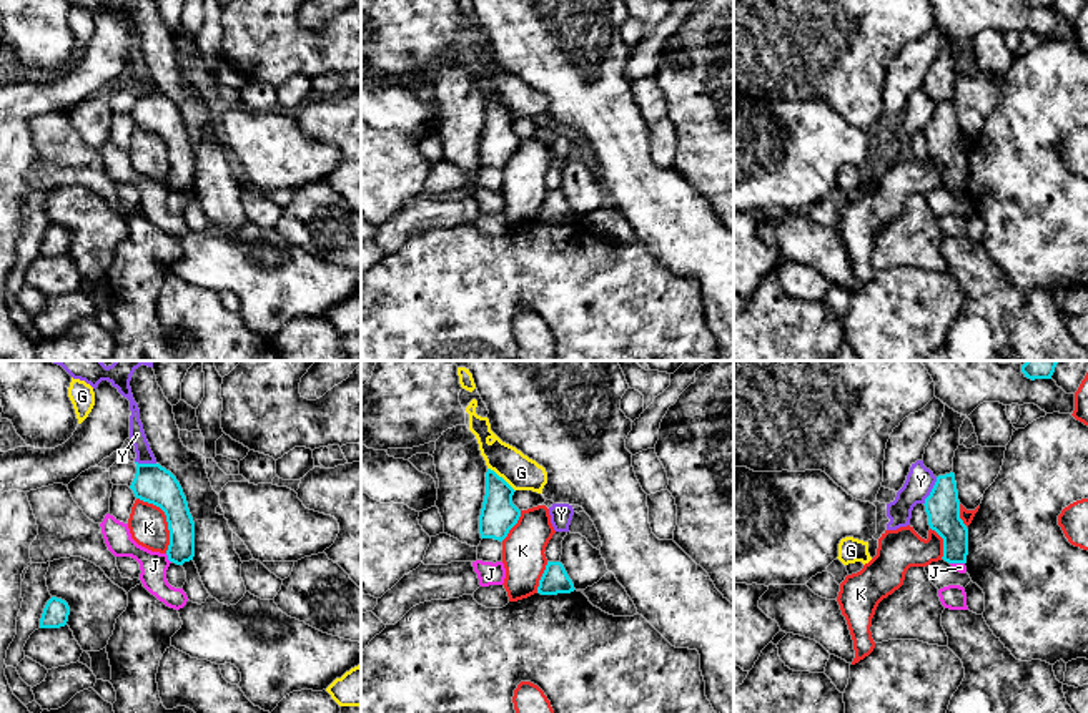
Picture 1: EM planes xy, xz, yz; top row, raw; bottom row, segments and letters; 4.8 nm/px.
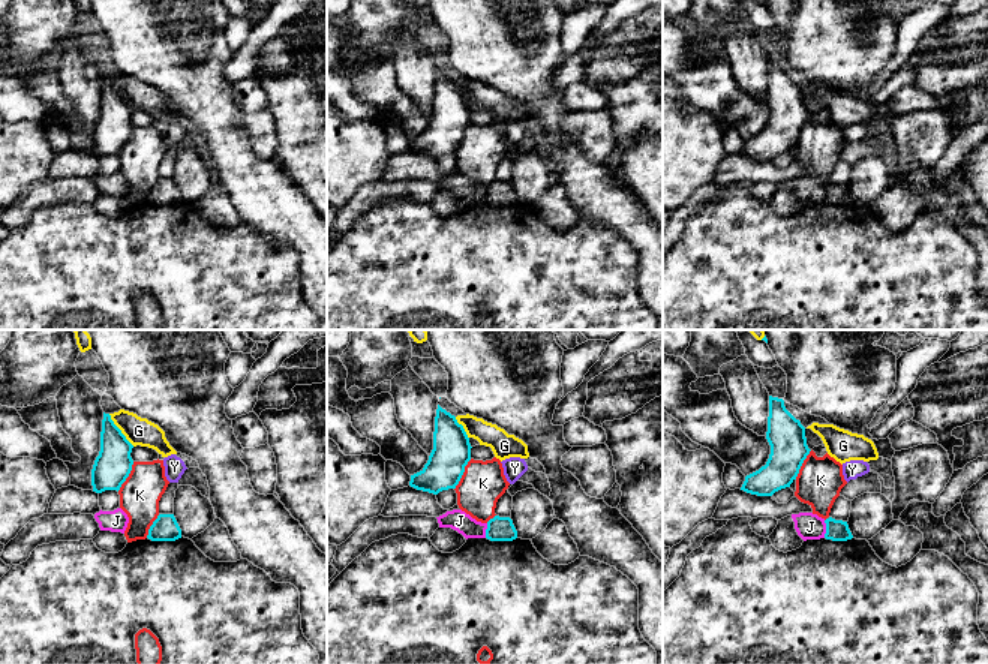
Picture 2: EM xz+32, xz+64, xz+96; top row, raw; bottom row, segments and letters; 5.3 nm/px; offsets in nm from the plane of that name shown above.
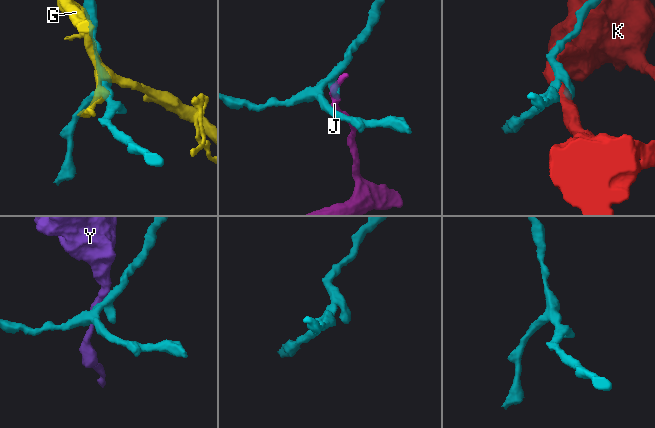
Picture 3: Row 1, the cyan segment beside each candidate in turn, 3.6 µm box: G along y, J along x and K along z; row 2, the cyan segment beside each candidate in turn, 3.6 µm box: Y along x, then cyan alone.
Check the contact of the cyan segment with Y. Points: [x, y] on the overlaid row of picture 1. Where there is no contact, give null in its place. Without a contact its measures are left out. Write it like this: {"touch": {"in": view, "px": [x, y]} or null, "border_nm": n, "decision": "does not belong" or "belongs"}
{"touch": {"in": "yz", "px": [932, 491]}, "border_nm": 150, "decision": "does not belong"}

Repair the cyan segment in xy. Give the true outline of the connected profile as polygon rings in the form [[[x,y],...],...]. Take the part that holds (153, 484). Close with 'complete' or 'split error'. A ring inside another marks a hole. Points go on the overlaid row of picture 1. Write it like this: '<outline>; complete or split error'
[[[136,464],[130,485],[135,497],[160,507],[168,522],[168,560],[183,565],[195,557],[195,522],[186,497],[176,477],[160,464]]]; complete

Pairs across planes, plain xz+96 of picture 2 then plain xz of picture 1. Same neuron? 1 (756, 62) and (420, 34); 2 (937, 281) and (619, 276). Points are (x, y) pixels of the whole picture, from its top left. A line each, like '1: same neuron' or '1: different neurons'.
1: different neurons
2: same neuron

